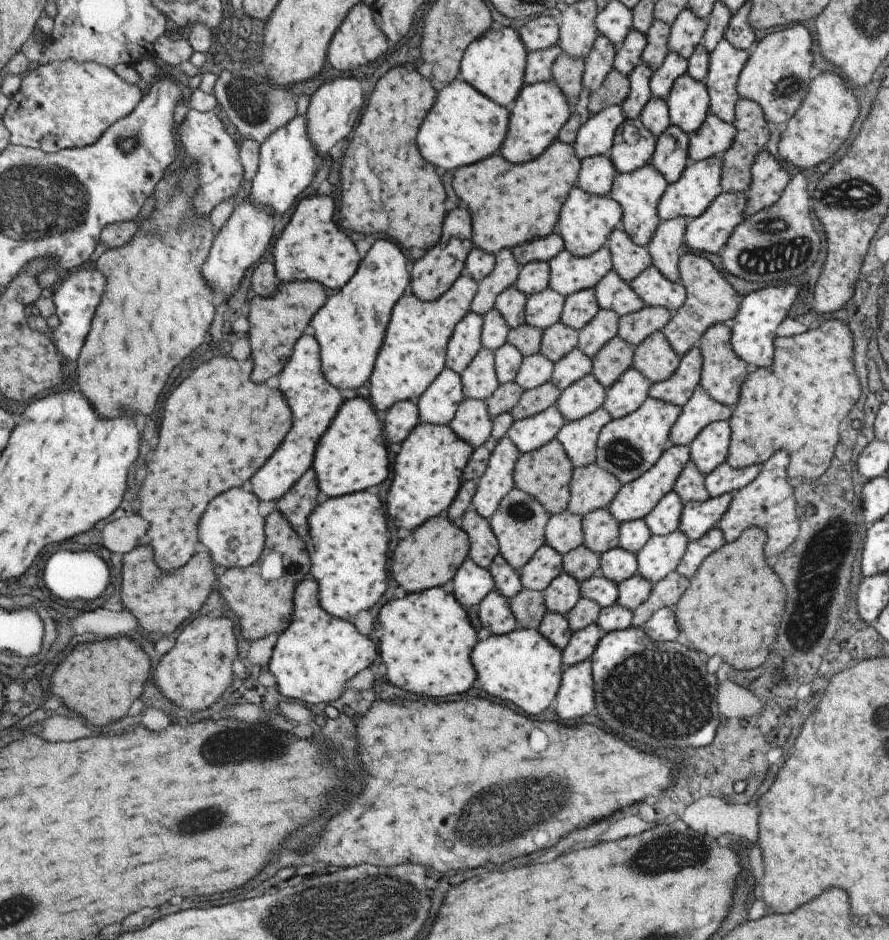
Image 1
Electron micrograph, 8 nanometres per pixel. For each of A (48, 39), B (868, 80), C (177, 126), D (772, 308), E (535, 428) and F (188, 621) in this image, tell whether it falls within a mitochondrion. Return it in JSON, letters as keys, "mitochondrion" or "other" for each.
{"A":"other","B":"other","C":"other","D":"other","E":"other","F":"other"}

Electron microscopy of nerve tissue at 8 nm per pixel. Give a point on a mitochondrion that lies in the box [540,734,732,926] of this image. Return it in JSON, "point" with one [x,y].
{"point":[672,850]}

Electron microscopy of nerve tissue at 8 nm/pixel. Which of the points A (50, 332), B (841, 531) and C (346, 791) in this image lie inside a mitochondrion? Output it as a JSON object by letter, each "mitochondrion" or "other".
{"A":"other","B":"mitochondrion","C":"other"}

